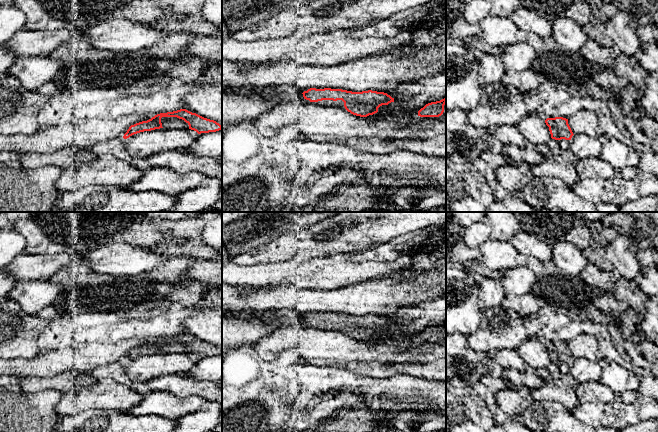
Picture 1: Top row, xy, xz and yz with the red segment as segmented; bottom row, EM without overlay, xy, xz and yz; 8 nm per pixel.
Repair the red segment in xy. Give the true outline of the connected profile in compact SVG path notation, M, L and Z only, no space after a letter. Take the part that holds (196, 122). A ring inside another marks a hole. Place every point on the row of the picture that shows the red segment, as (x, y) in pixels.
M180 109L173 112L160 113L147 121L142 121L131 125L124 134L123 138L127 139L130 136L140 132L163 128L161 123L162 117L177 117L182 119L189 125L189 129L196 131L198 134L216 132L222 129L222 125L214 120L204 118L186 109Z

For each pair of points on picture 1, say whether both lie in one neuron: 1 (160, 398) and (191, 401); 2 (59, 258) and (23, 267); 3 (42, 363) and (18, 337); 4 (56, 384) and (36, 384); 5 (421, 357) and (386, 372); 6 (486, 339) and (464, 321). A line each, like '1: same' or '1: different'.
1: same
2: same
3: different
4: same
5: different
6: different

